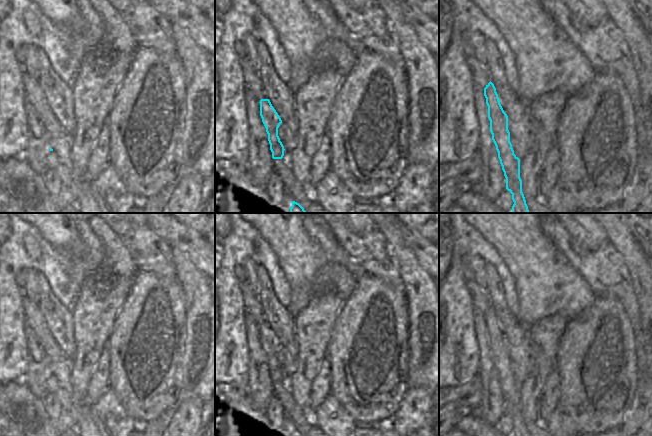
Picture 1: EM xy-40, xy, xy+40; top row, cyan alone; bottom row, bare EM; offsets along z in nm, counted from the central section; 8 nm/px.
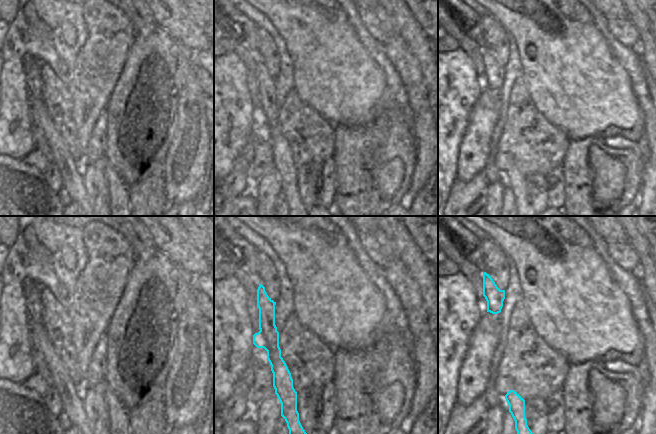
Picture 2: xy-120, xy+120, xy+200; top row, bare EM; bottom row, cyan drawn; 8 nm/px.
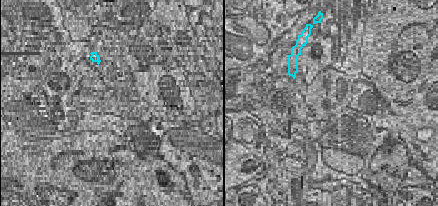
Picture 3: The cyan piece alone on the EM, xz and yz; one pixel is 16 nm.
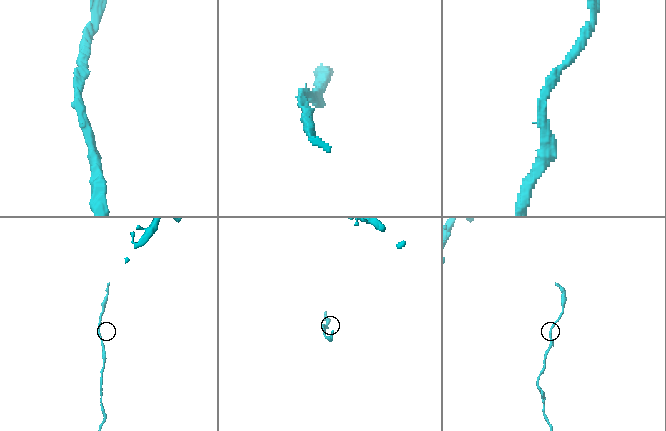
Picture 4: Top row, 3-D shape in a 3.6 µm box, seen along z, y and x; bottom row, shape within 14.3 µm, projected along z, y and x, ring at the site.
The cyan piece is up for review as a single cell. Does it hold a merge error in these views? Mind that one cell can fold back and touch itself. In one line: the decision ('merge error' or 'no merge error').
merge error

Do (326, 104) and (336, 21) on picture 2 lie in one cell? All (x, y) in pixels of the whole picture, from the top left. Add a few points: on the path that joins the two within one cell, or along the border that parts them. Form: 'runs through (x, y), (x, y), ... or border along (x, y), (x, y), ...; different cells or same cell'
runs through (328, 83), (328, 42); same cell

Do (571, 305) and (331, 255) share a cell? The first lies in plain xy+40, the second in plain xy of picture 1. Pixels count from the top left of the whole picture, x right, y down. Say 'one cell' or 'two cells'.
two cells

